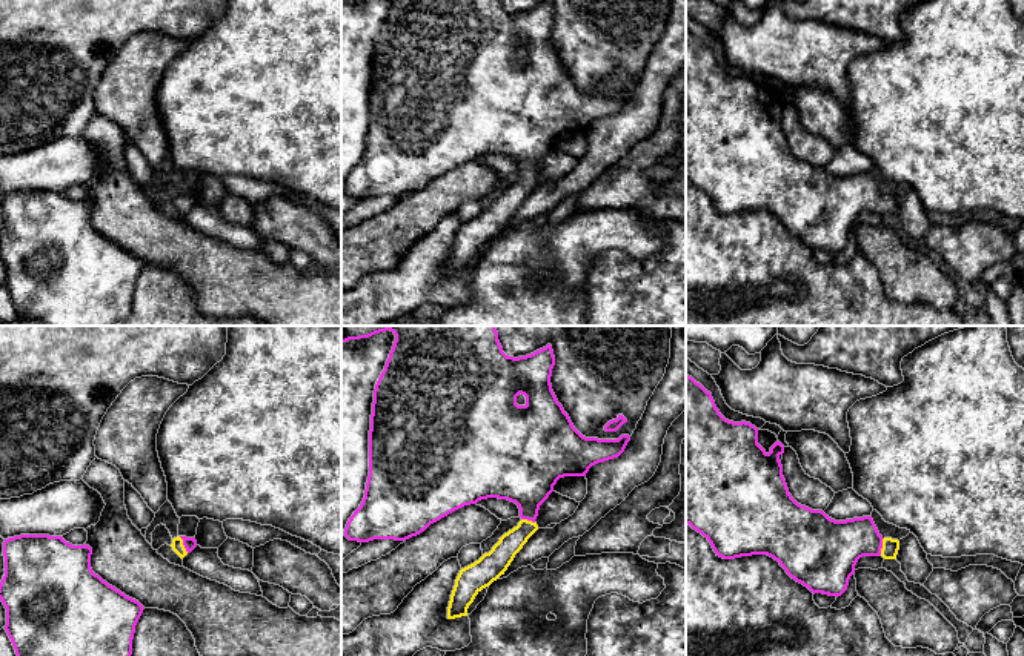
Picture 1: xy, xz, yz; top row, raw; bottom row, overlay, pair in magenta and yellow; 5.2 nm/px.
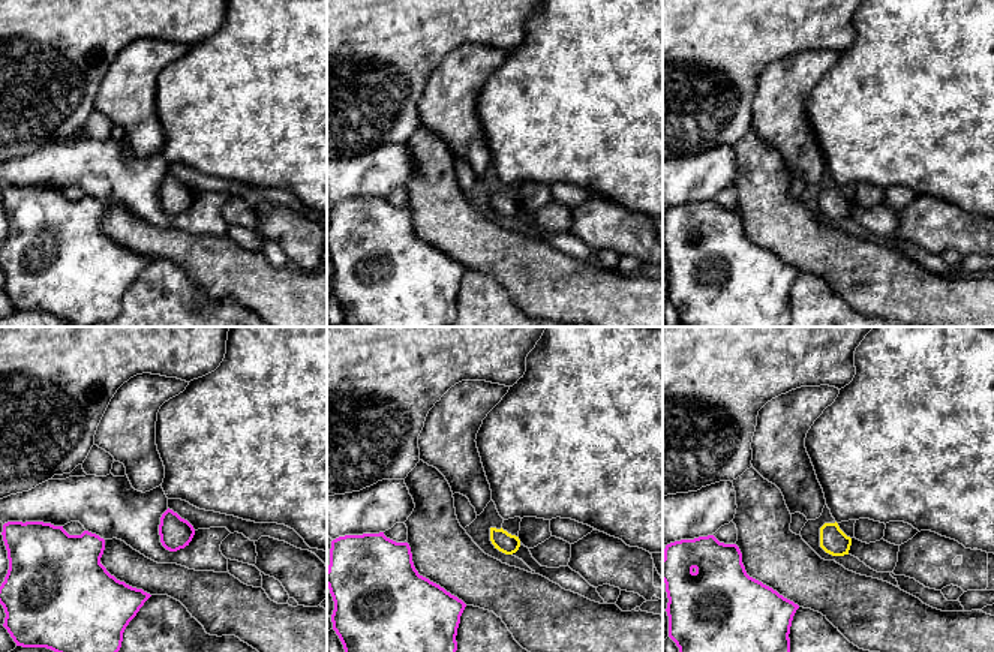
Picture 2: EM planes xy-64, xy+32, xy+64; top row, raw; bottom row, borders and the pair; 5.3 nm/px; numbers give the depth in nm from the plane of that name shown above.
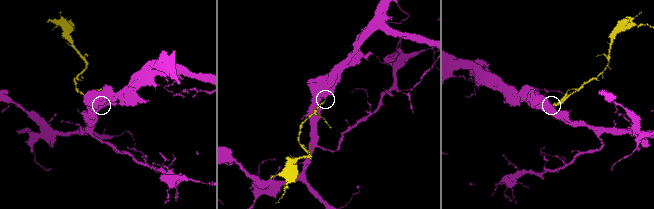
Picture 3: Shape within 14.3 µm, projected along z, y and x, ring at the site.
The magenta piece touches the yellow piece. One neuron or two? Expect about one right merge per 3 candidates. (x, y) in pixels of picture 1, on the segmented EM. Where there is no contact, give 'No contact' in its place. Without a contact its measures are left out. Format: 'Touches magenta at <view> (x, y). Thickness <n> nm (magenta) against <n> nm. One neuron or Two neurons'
Touches magenta at xy (183, 544). Thickness 70 nm (magenta) against 70 nm. One neuron

